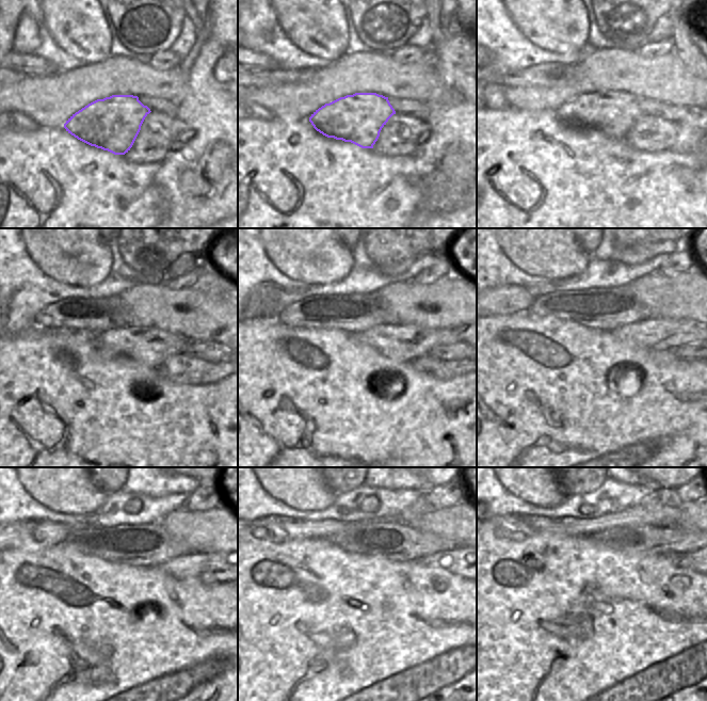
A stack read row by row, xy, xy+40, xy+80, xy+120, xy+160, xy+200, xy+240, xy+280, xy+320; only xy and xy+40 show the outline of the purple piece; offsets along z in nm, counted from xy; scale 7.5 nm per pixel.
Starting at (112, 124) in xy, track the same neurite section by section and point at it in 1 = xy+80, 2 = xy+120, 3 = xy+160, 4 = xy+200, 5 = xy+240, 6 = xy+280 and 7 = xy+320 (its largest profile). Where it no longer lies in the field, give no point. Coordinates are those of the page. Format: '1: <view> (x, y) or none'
1: xy+80 (613, 113)
2: xy+120 (149, 346)
3: xy+160 (399, 343)
4: xy+200 (659, 334)
5: xy+240 (209, 568)
6: xy+280 (454, 560)
7: xy+320 (693, 559)

